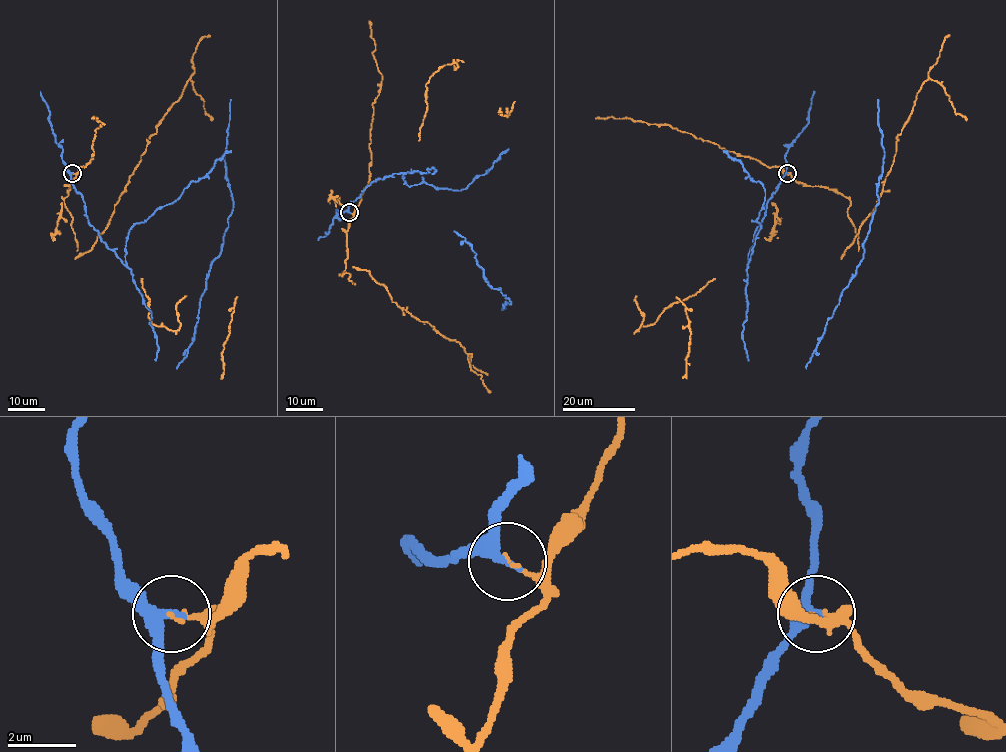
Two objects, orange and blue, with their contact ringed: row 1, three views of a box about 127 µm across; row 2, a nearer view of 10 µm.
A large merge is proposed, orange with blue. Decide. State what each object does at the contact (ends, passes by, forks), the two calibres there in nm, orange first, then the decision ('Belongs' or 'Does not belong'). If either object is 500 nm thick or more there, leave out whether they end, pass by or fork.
At the ring orange ends. At the ring blue passes by. Thickness 90 nm (orange) against 280 nm. Belongs

